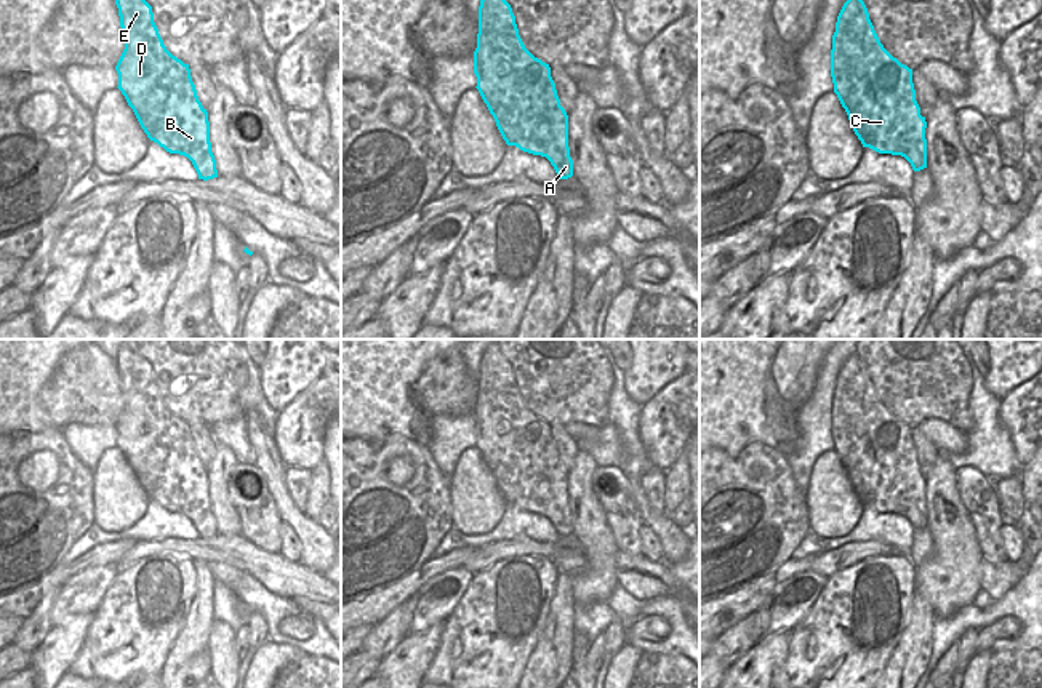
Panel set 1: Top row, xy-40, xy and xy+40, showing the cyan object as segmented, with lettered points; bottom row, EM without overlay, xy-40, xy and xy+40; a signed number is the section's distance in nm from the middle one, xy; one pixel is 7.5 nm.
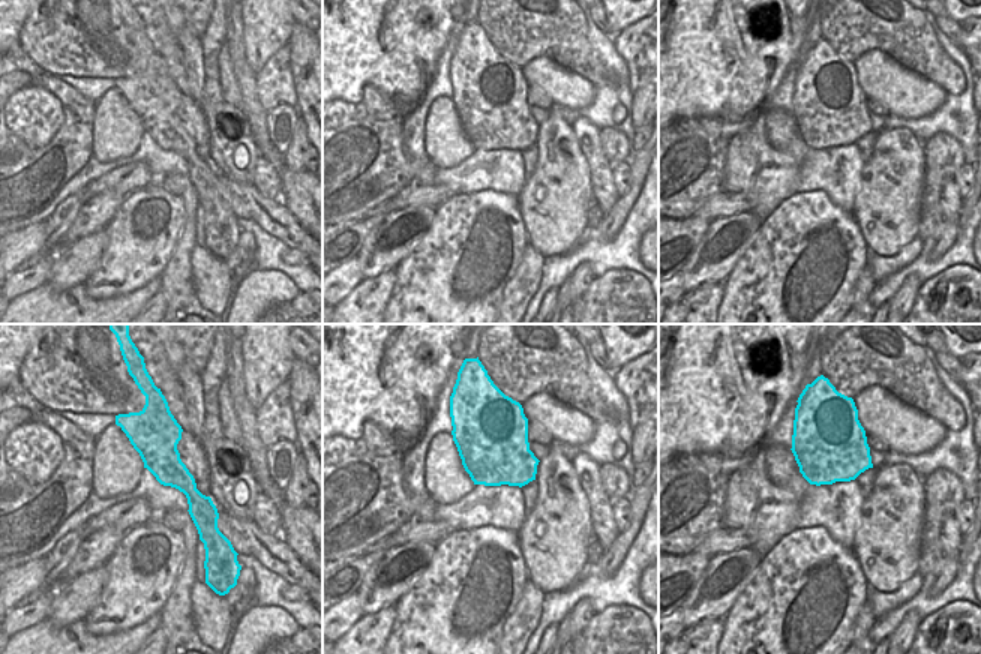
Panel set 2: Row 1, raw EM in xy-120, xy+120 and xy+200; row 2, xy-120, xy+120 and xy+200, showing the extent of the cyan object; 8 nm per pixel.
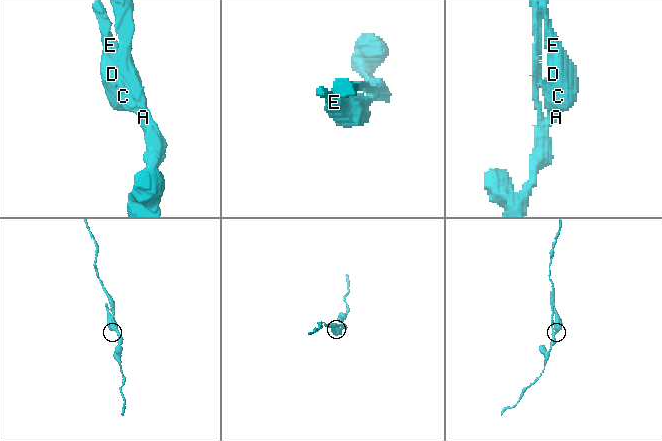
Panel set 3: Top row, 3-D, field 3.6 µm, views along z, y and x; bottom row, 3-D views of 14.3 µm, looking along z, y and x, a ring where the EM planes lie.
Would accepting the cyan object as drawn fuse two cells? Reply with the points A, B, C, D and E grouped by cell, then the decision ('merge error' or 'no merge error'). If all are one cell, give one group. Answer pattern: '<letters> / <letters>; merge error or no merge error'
A / B C D E; merge error

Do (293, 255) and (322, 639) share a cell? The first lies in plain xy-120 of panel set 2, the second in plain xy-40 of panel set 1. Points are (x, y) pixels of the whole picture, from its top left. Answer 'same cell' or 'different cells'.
different cells

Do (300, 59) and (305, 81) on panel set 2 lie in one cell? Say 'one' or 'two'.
one

